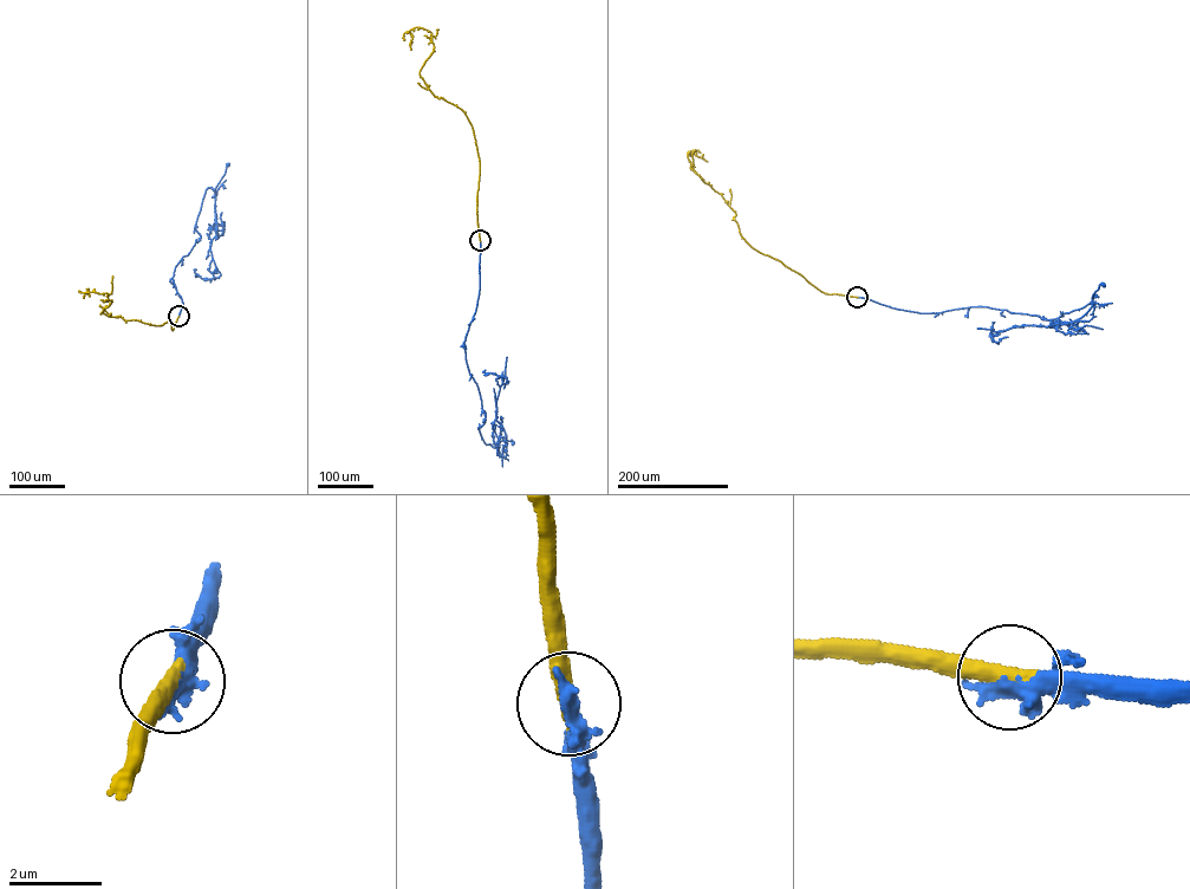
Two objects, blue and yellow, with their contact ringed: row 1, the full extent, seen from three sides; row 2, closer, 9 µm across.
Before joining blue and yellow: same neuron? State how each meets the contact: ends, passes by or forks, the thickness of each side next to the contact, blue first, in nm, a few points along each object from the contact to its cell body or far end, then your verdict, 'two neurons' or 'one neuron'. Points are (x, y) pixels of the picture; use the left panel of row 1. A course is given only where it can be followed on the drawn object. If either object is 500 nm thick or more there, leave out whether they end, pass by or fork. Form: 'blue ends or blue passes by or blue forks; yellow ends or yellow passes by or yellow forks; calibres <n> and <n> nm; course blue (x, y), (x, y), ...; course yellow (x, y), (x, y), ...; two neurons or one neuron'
blue ends; yellow ends; calibres 440 and 440 nm; course blue (179, 316), (183, 304), (173, 278), (175, 266), (200, 240), (195, 227), (206, 190), (215, 188), (228, 164); course yellow (179, 316), (173, 330), (168, 322), (157, 325), (101, 315), (111, 300), (106, 293), (85, 292), (88, 289); one neuron

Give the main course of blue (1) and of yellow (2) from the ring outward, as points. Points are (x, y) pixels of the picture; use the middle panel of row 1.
1: (480, 240), (480, 290), (463, 343), (466, 361), (486, 414), (481, 439), (494, 447), (502, 440), (513, 443)
2: (480, 240), (472, 127), (420, 77), (431, 33), (414, 27), (411, 43)

